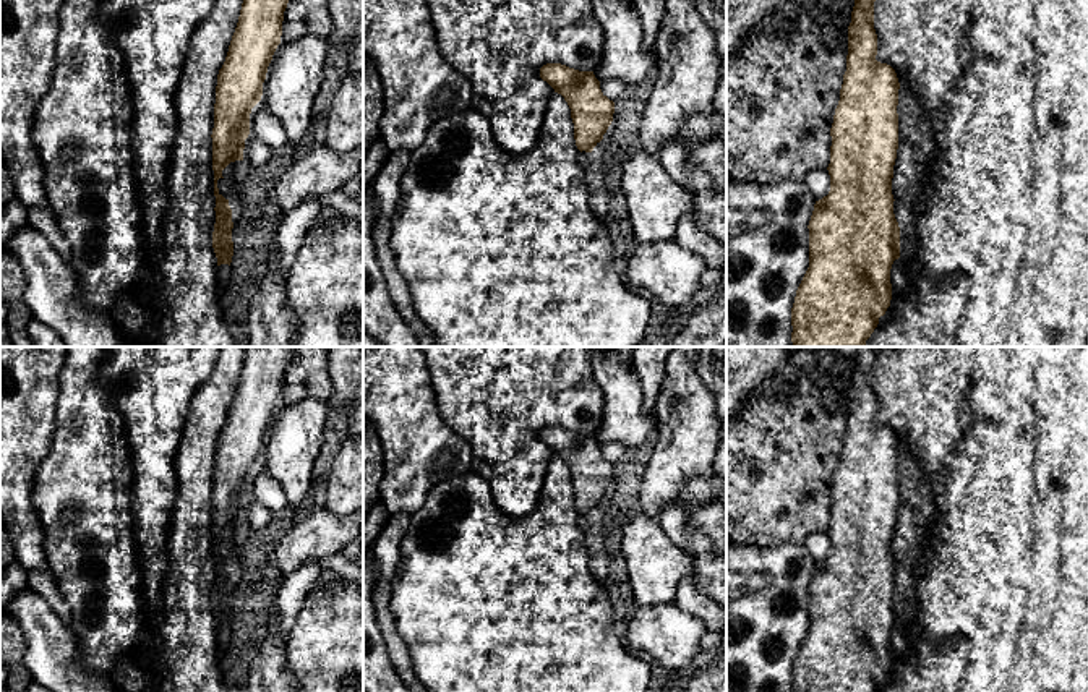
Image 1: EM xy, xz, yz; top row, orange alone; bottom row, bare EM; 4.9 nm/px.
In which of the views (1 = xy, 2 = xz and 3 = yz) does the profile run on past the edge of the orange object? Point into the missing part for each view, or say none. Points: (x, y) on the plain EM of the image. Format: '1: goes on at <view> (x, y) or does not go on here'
1: does not go on here
2: does not go on here
3: does not go on here

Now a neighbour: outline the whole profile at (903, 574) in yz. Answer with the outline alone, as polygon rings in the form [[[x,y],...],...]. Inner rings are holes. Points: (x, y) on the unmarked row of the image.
[[[908,446],[898,452],[898,512],[893,528],[893,577],[898,587],[916,579],[921,564],[916,553],[932,538],[934,502],[931,485]]]

